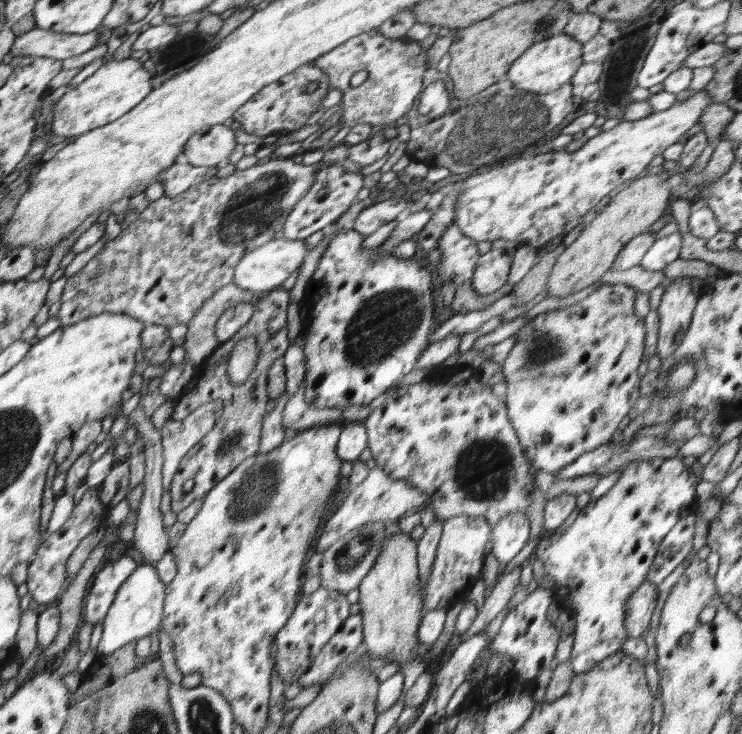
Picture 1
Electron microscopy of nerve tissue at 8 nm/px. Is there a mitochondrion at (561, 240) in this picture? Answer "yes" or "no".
no

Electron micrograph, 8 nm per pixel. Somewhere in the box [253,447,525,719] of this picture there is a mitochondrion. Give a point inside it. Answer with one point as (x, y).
(349, 557)

